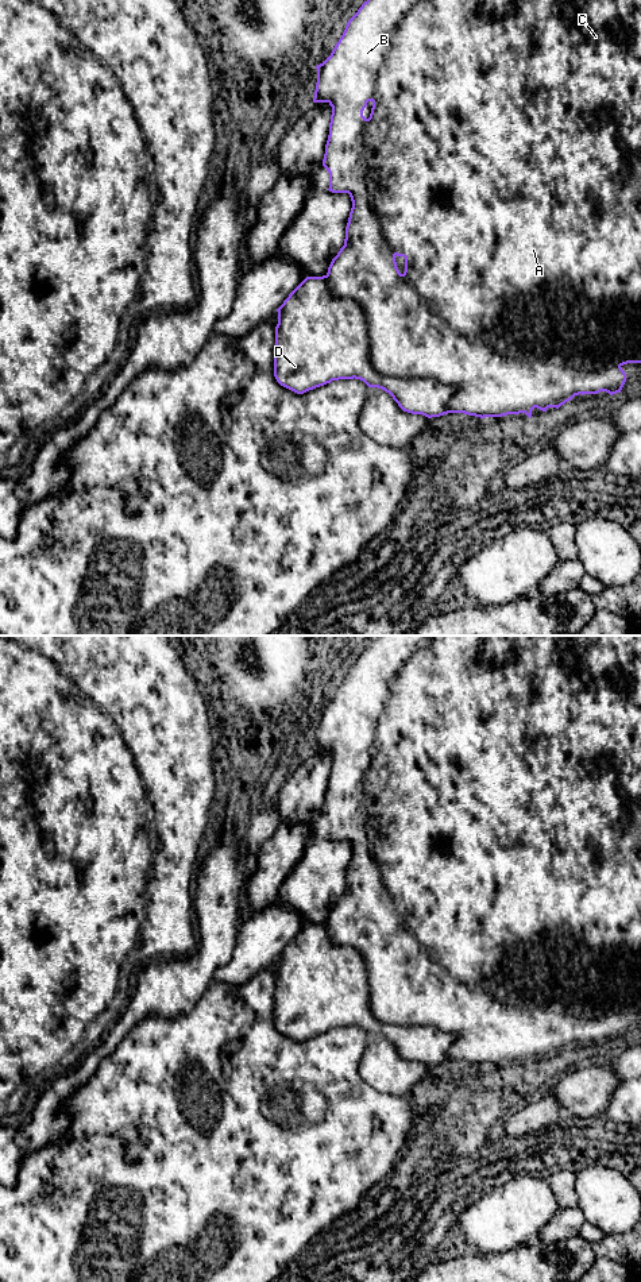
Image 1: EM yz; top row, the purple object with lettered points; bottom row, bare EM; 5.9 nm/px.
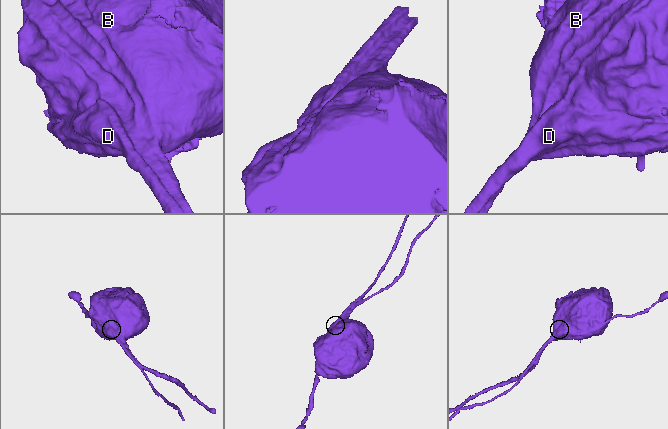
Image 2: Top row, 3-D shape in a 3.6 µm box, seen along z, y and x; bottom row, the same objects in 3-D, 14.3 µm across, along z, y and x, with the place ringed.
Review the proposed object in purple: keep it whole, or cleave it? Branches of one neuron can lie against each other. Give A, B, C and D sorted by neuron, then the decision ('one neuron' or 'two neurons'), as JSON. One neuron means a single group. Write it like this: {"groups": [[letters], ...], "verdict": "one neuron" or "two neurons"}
{"groups": [["A", "B", "C"], ["D"]], "verdict": "two neurons"}

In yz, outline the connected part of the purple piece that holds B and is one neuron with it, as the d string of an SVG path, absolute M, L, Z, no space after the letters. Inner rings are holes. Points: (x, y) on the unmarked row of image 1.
M378 636L378 638L377 638L377 640L374 640L374 641L372 641L372 642L371 642L371 644L370 644L370 645L368 645L368 646L367 646L367 648L366 648L366 649L364 649L364 650L363 650L363 652L362 652L362 654L360 654L360 656L359 656L359 657L358 657L358 660L356 660L356 661L355 661L355 663L354 663L354 664L352 664L352 665L351 665L351 667L350 667L350 668L348 668L348 671L347 671L347 673L345 673L345 677L344 677L344 680L343 680L343 683L341 683L341 686L340 686L340 687L339 687L339 690L337 690L337 691L336 691L336 694L335 694L335 696L333 696L333 698L332 698L332 700L331 700L331 703L329 703L329 704L328 704L328 706L327 706L327 707L325 707L325 708L324 708L324 710L323 710L323 711L320 711L320 713L317 713L317 714L316 714L316 717L317 717L317 731L316 731L316 738L314 738L314 745L313 745L313 750L328 750L328 752L329 752L329 753L331 753L331 754L332 754L332 762L331 762L331 771L329 771L329 783L328 783L328 788L327 788L327 792L325 792L325 802L324 802L324 807L323 807L323 814L324 814L324 815L325 815L325 816L327 816L327 818L328 818L328 820L329 820L329 837L328 837L328 838L329 838L329 839L332 839L332 841L348 841L348 842L350 842L350 845L351 845L351 849L352 849L352 856L351 856L351 860L350 860L350 865L348 865L348 870L347 870L347 874L345 874L345 887L344 887L344 893L343 893L343 895L341 895L341 896L340 896L340 899L339 899L339 900L337 900L337 903L336 903L336 904L335 904L335 905L333 905L333 907L332 907L332 910L331 910L331 912L329 912L329 915L328 915L328 920L327 920L327 923L325 923L325 926L327 926L327 931L328 931L328 935L329 935L329 939L331 939L331 941L332 941L332 942L333 942L333 943L335 943L335 945L341 945L341 946L351 946L351 947L354 947L354 949L356 949L356 950L358 950L358 951L359 951L359 954L360 954L360 955L362 955L362 958L363 958L363 959L364 959L364 965L366 965L366 970L367 970L367 981L368 981L368 986L370 986L370 1005L371 1005L371 1012L372 1012L372 1015L374 1015L374 1016L375 1016L375 1018L377 1018L377 1019L378 1019L378 1020L379 1020L379 1022L382 1022L382 1023L389 1023L389 1024L395 1024L395 1026L432 1026L432 1027L436 1027L436 1028L437 1028L437 1030L440 1030L440 1031L443 1031L443 1032L447 1032L447 1034L451 1034L451 1035L455 1035L455 1036L456 1036L456 1040L455 1040L455 1042L453 1042L453 1044L452 1044L452 1047L451 1047L451 1049L449 1049L449 1051L448 1051L448 1061L464 1061L464 1062L468 1062L468 1063L475 1063L475 1065L480 1065L480 1066L484 1066L484 1065L502 1065L502 1063L507 1063L507 1062L520 1062L520 1061L525 1061L525 1062L526 1062L526 1063L528 1063L528 1065L530 1065L530 1066L532 1066L532 1058L533 1058L533 1057L534 1057L534 1055L537 1055L537 1057L540 1057L540 1058L542 1058L542 1059L547 1059L547 1057L548 1057L548 1055L556 1055L556 1057L559 1057L559 1055L560 1055L560 1054L561 1054L561 1053L564 1053L564 1051L565 1051L565 1050L568 1050L568 1049L571 1049L571 1047L572 1047L572 1046L574 1046L574 1044L575 1044L575 1043L579 1043L579 1042L582 1042L582 1043L584 1043L584 1042L598 1042L598 1040L601 1040L601 1039L606 1039L606 1040L609 1040L609 1042L610 1042L610 1043L613 1043L613 1042L617 1042L617 1040L621 1040L621 1038L622 1038L622 1035L623 1035L623 1032L625 1032L625 1030L626 1030L626 1022L625 1022L625 1019L623 1019L623 1018L622 1018L622 1013L623 1013L623 1012L628 1012L628 1011L641 1011L641 636ZM397 904L403 904L403 905L405 905L405 919L403 919L403 920L402 920L402 922L401 922L401 920L399 920L399 918L398 918L398 915L397 915L397 910L395 910L395 905L397 905Z

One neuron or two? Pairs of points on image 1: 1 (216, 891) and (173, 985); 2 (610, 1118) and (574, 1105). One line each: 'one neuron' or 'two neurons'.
1: one neuron
2: two neurons

